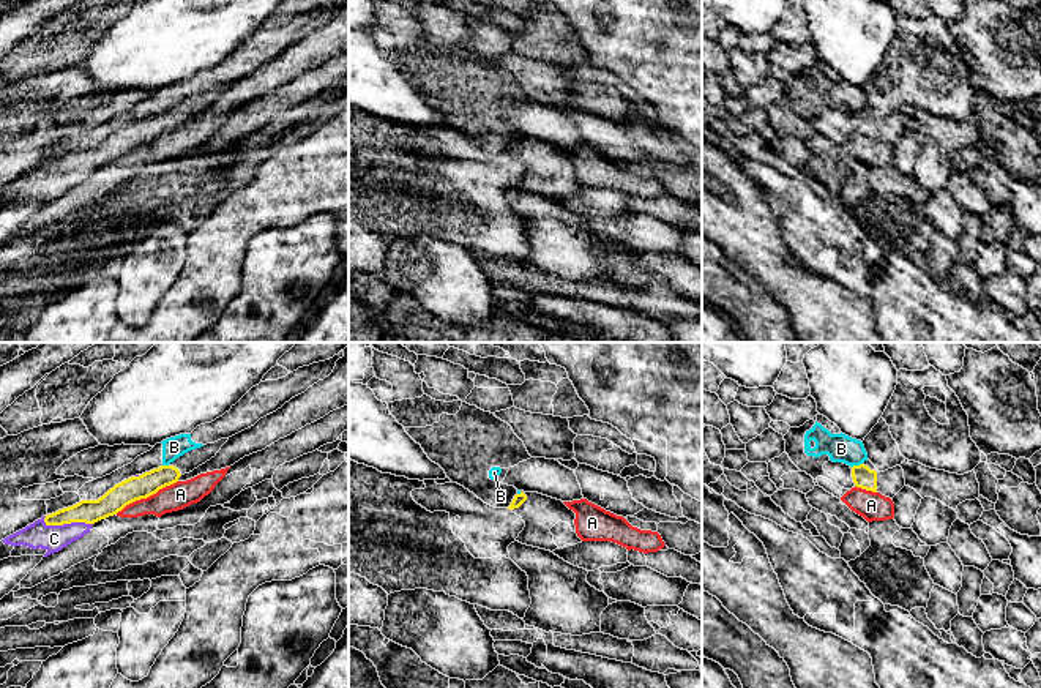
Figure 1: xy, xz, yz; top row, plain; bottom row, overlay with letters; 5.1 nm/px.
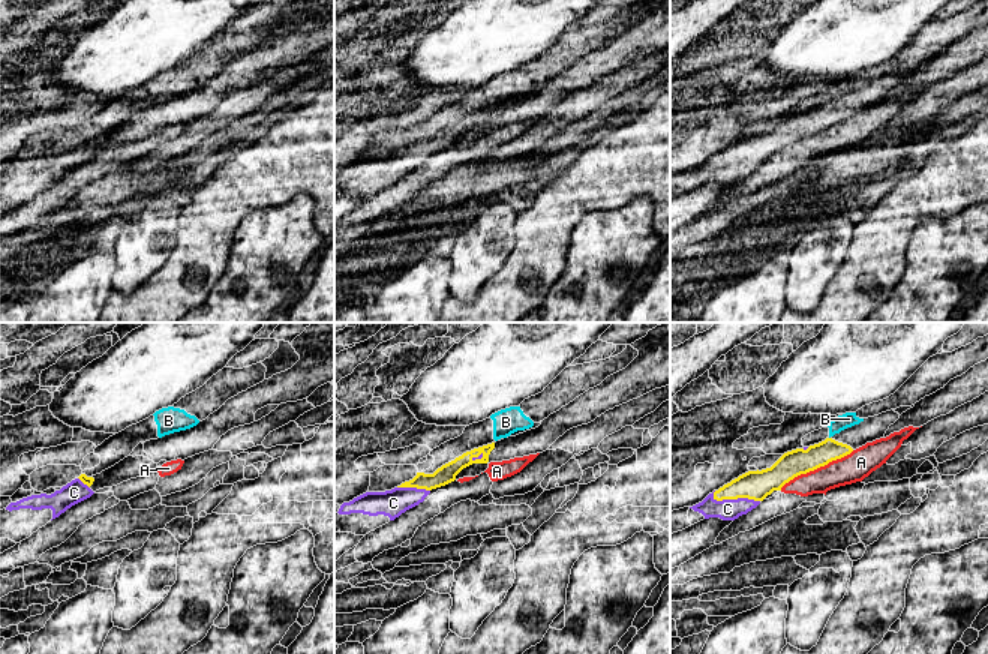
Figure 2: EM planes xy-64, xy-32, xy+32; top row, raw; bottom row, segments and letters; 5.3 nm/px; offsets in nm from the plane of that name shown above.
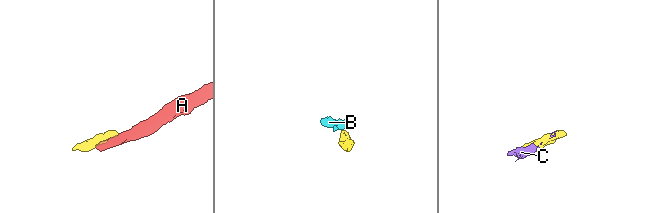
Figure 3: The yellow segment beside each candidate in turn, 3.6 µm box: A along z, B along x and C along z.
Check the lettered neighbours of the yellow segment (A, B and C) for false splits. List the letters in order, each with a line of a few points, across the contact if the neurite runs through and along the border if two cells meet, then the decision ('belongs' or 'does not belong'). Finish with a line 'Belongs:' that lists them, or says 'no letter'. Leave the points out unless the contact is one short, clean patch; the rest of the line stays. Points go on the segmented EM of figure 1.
A: line xy (177, 480), (126, 504), (115, 513); does not belong
B: line yz (861, 463), (852, 467); does not belong
C: belongs
Belongs: C

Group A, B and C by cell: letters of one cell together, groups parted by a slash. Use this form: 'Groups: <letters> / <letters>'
Groups: A / B / C

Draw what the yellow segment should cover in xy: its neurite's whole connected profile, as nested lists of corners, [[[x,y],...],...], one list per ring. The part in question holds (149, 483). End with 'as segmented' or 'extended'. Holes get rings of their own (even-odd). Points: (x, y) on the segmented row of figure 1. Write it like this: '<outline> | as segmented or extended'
[[[221,439],[215,443],[207,443],[185,453],[169,466],[131,477],[115,484],[98,500],[80,500],[73,507],[43,516],[2,541],[14,548],[9,557],[47,557],[58,552],[88,533],[95,522],[114,516],[126,505],[147,499],[159,489],[177,483],[181,475],[192,472],[215,458],[227,440]]] | extended

